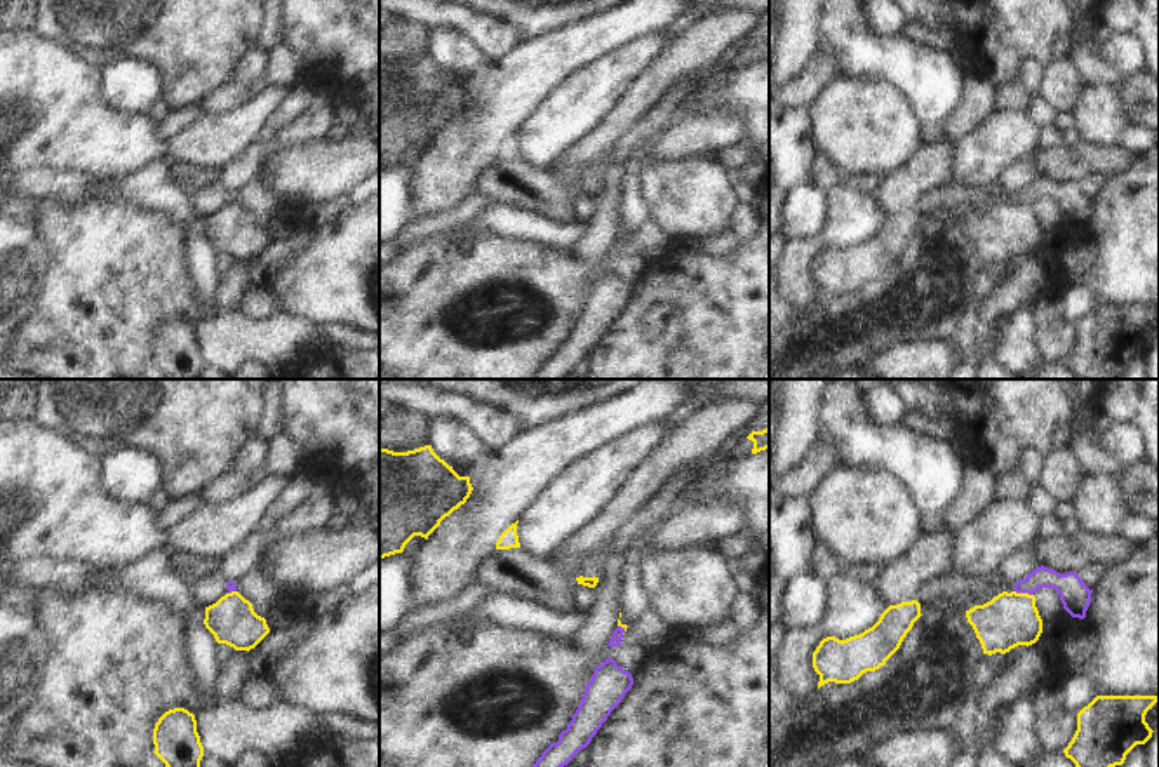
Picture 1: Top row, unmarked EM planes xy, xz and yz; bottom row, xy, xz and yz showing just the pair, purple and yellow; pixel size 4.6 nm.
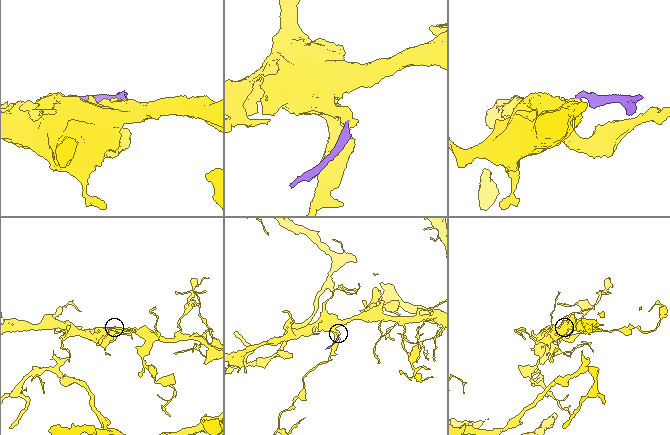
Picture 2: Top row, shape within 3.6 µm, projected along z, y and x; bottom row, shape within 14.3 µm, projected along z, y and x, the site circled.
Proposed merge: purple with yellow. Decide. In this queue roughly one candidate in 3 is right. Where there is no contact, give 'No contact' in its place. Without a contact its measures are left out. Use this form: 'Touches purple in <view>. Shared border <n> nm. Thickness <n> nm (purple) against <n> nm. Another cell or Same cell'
Touches purple in yz. Shared border 90 nm. Thickness 140 nm (purple) against 260 nm. Another cell

